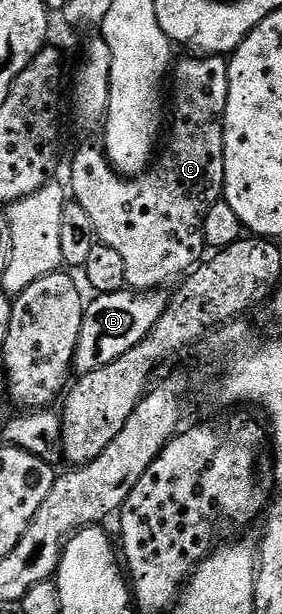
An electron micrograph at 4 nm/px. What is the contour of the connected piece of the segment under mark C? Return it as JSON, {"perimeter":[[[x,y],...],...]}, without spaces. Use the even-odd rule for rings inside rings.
{"perimeter":[[[186,56],[182,63],[175,65],[172,70],[172,82],[174,78],[174,127],[170,130],[170,143],[166,146],[166,151],[147,169],[137,176],[123,176],[110,165],[109,158],[106,157],[106,151],[101,145],[82,146],[74,154],[74,159],[70,162],[70,186],[69,193],[73,201],[88,212],[92,224],[96,224],[99,243],[108,248],[112,248],[124,259],[124,276],[126,285],[129,289],[139,292],[147,290],[161,290],[169,287],[169,282],[177,283],[179,279],[190,273],[195,266],[203,261],[208,247],[204,240],[204,216],[208,216],[208,208],[216,204],[224,194],[224,120],[226,119],[226,105],[228,104],[228,68],[229,61],[222,56]]]}

